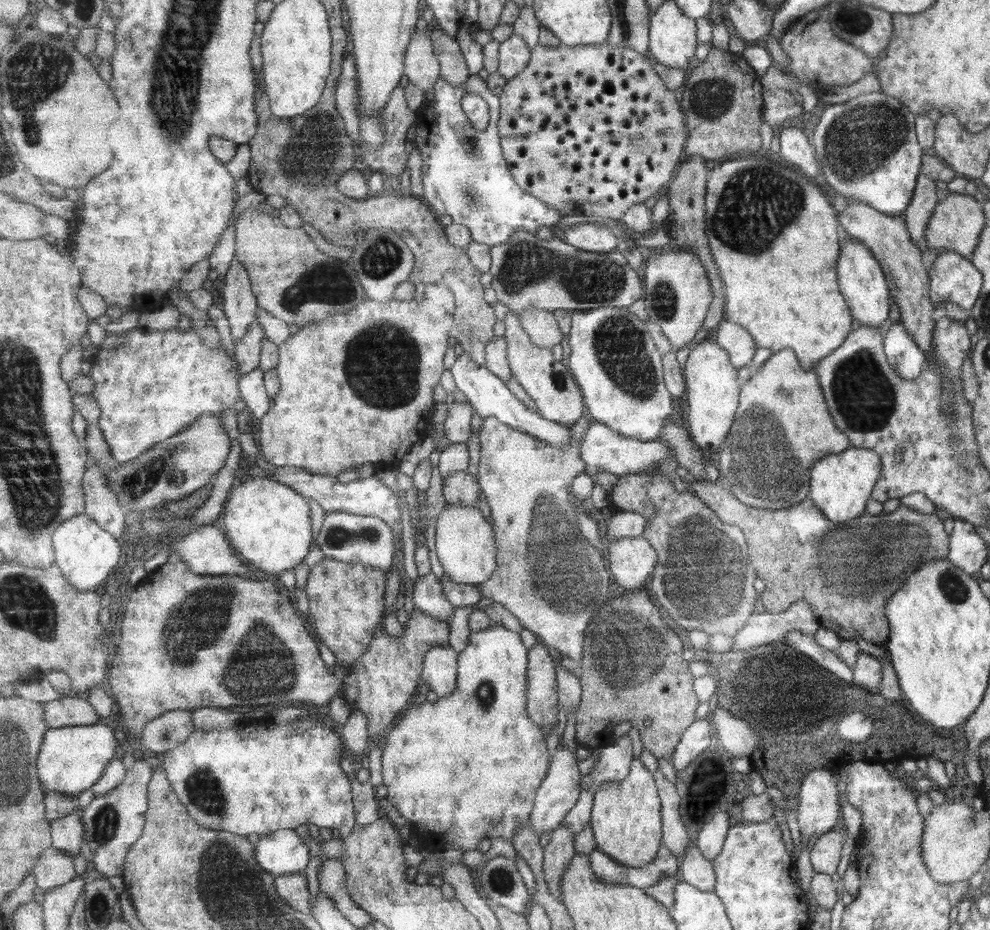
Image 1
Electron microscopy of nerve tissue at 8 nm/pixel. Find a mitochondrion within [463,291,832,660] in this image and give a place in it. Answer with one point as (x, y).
(693, 548)

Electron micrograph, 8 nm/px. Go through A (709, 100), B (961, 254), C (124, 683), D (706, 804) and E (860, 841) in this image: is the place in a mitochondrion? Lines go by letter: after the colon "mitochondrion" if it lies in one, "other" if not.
A: mitochondrion
B: other
C: other
D: other
E: other

